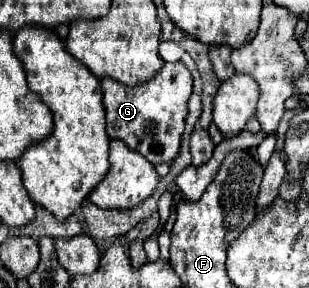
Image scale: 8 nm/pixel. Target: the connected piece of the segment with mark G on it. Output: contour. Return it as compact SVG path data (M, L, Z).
M167 62L151 80L137 86L123 86L113 78L103 78L101 90L109 138L123 140L127 146L131 146L131 150L143 154L151 164L171 162L181 146L191 88L193 78L183 62Z

